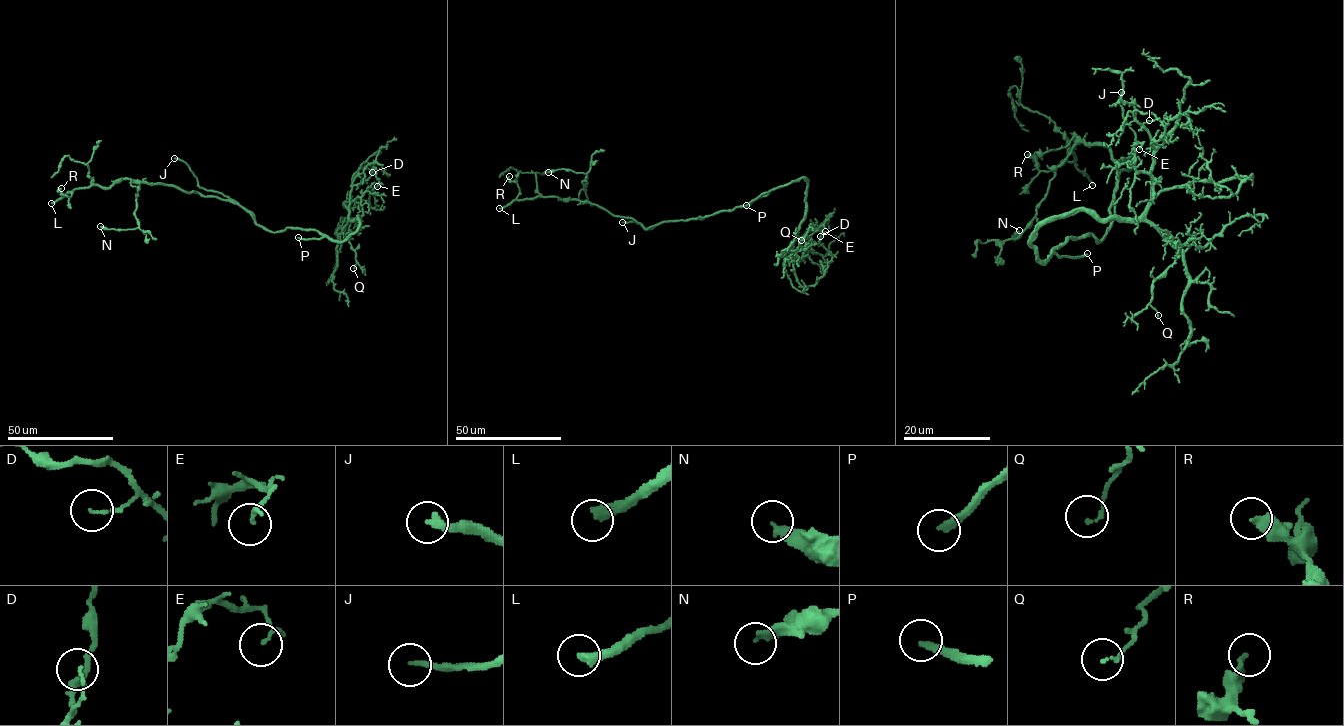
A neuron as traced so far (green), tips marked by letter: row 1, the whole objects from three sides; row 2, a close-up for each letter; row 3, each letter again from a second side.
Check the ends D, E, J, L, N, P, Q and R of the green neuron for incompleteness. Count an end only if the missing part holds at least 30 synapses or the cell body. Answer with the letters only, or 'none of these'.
J, L

